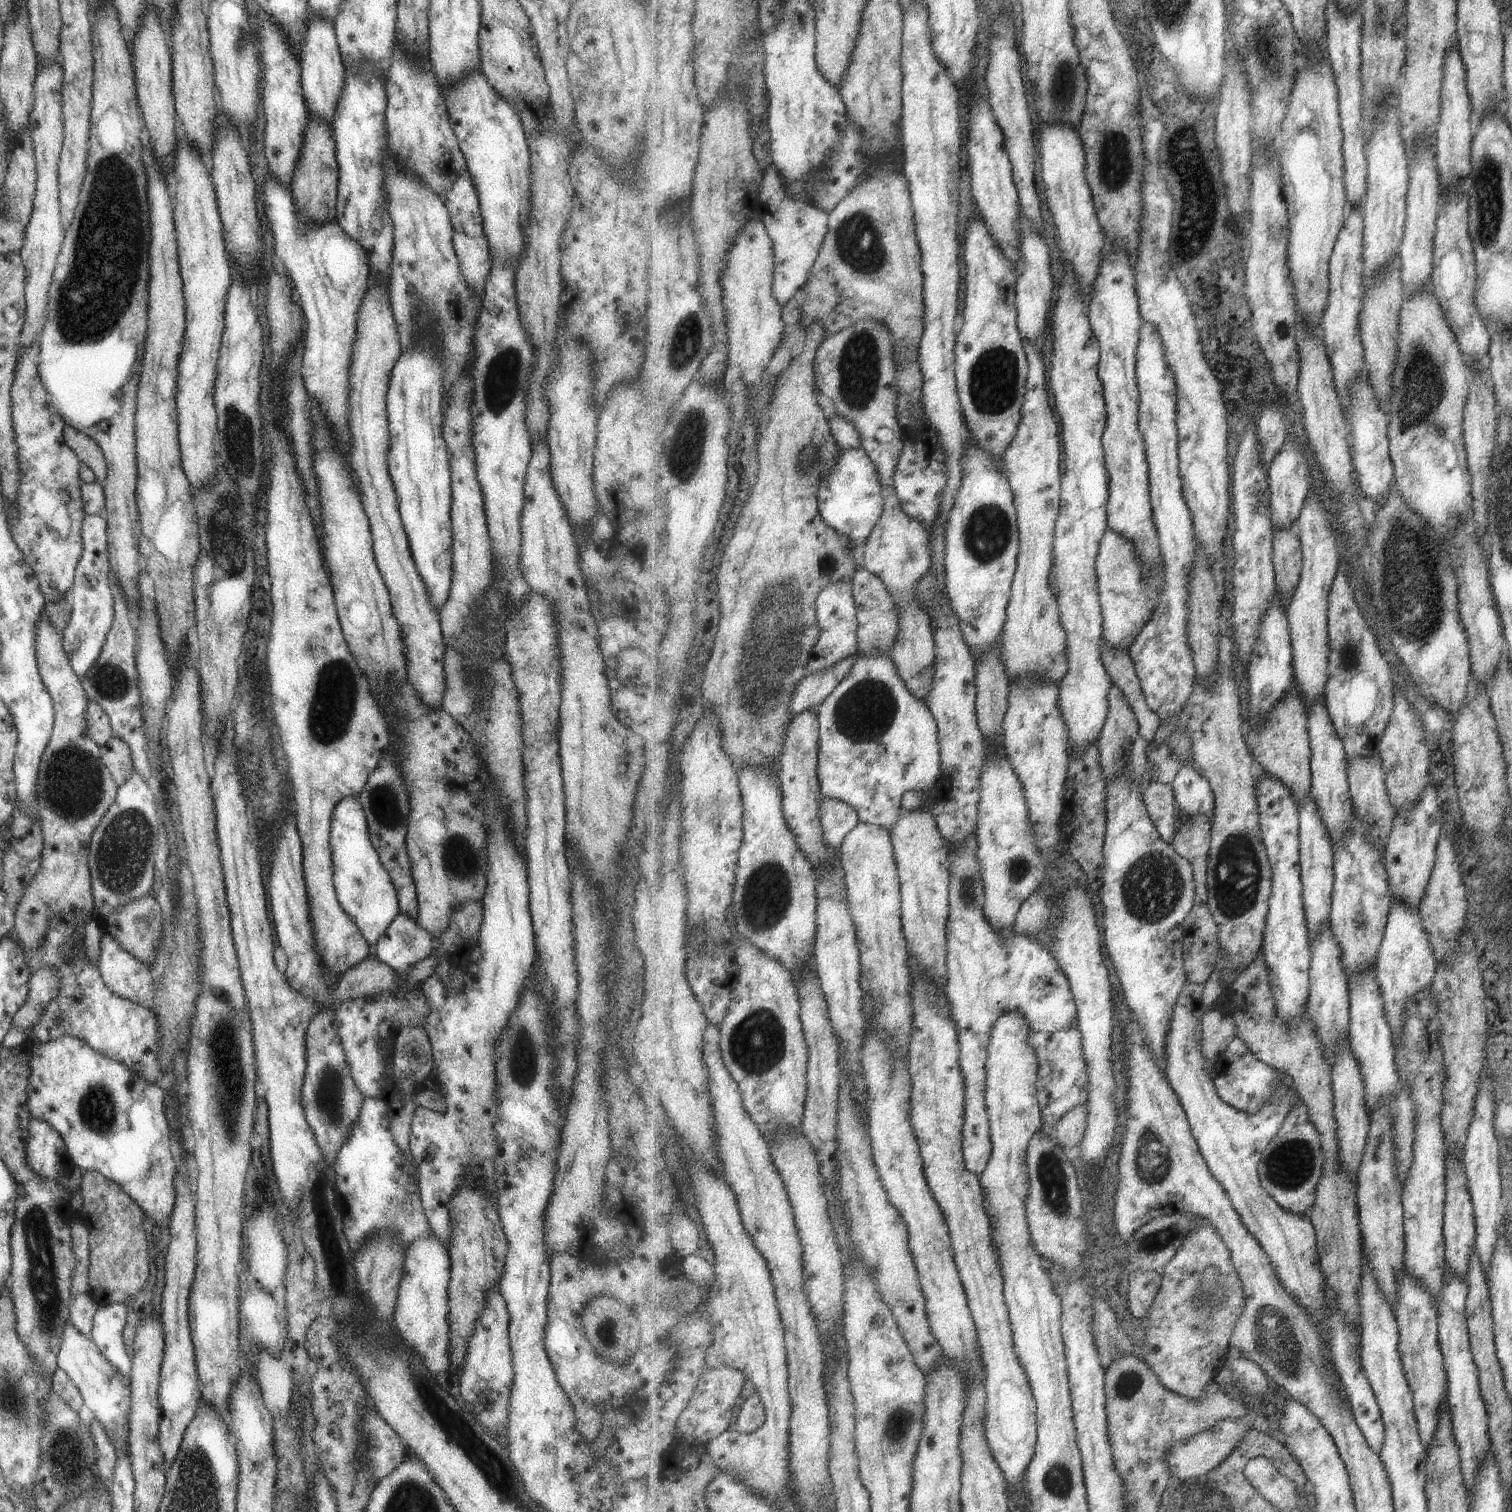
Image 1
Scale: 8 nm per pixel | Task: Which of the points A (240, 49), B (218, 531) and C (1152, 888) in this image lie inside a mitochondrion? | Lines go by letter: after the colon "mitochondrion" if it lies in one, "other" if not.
A: mitochondrion
B: mitochondrion
C: mitochondrion

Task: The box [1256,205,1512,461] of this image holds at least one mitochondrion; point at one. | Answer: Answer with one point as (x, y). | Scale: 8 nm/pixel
(1422, 391)

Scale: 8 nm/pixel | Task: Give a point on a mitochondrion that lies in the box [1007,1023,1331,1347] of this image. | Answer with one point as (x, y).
(1290, 1164)

